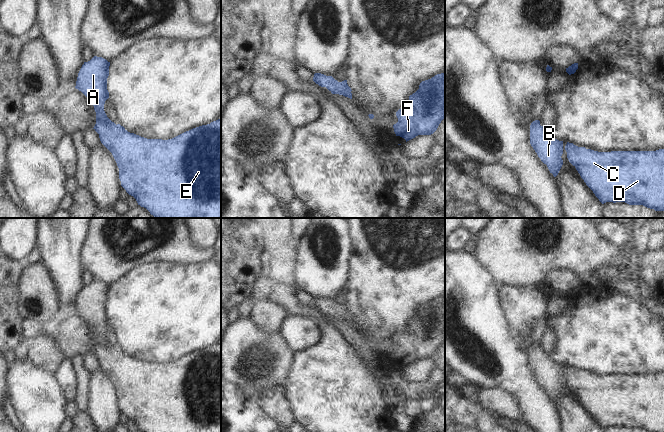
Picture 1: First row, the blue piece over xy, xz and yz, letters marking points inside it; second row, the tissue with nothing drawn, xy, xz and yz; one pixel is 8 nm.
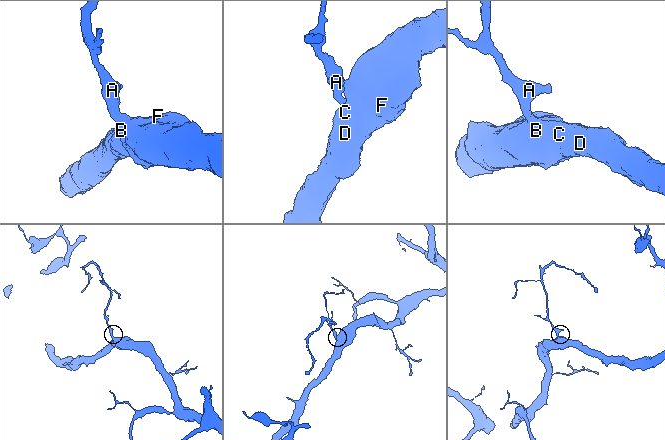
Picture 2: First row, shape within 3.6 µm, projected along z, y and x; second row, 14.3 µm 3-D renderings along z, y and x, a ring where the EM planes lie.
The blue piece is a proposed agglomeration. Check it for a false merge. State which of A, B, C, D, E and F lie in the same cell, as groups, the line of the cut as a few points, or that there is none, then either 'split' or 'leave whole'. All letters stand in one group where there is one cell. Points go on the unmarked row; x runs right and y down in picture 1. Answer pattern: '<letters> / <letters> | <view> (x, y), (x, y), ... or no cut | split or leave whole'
A B C D E F | no cut | leave whole

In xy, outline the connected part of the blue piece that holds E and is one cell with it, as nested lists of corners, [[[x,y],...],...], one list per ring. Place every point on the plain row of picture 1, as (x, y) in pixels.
[[[94,280],[88,286],[84,286],[78,297],[75,312],[81,315],[92,326],[94,330],[94,334],[96,336],[96,348],[93,353],[99,358],[101,367],[112,377],[117,387],[117,390],[119,392],[119,403],[121,405],[121,410],[129,419],[133,420],[136,423],[138,429],[144,432],[221,432],[221,344],[218,343],[211,346],[210,348],[193,352],[168,364],[147,363],[134,357],[130,357],[120,348],[116,349],[114,346],[112,346],[107,341],[104,335],[105,325],[109,322],[109,316],[107,314],[109,290],[110,286],[102,281],[97,280]]]

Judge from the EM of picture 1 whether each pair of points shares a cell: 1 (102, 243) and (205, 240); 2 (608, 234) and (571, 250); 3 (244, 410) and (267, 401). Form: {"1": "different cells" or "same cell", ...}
{"1": "different cells", "2": "different cells", "3": "different cells"}

